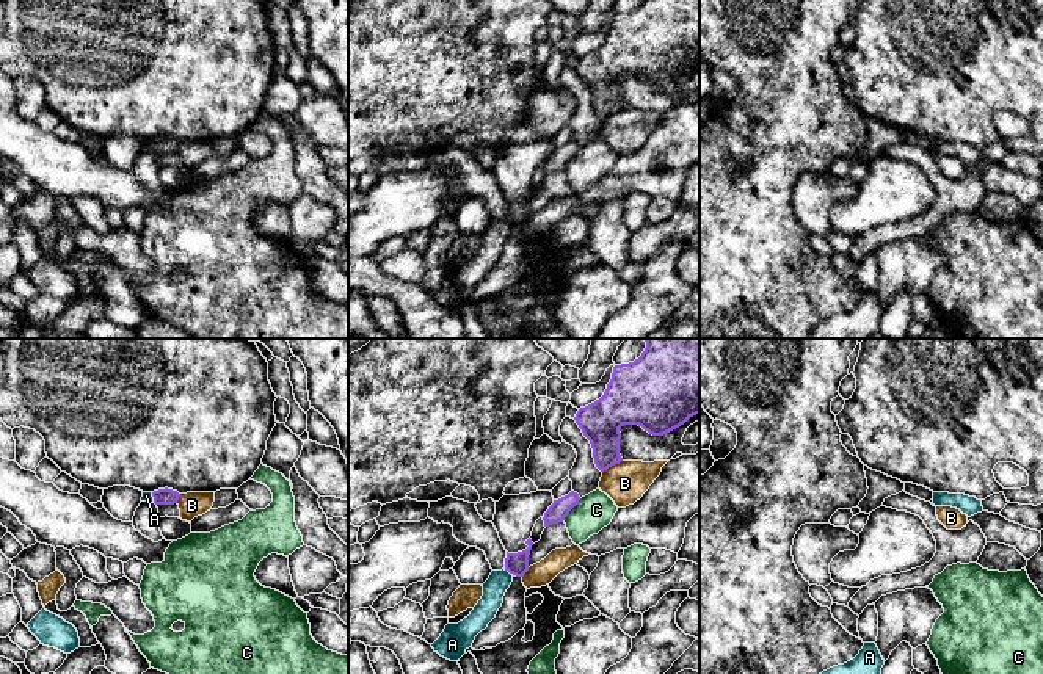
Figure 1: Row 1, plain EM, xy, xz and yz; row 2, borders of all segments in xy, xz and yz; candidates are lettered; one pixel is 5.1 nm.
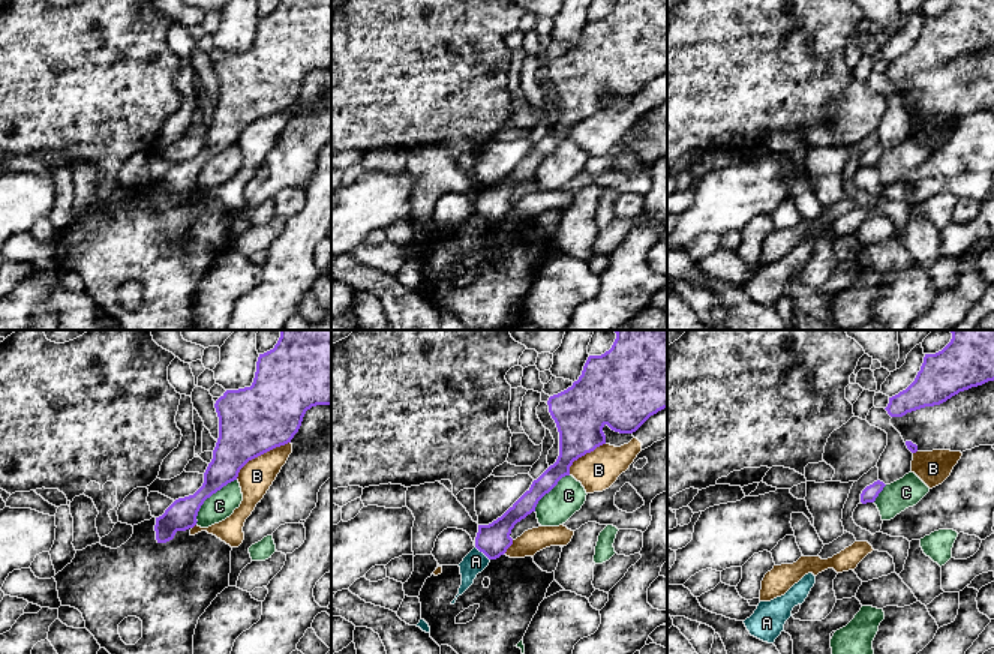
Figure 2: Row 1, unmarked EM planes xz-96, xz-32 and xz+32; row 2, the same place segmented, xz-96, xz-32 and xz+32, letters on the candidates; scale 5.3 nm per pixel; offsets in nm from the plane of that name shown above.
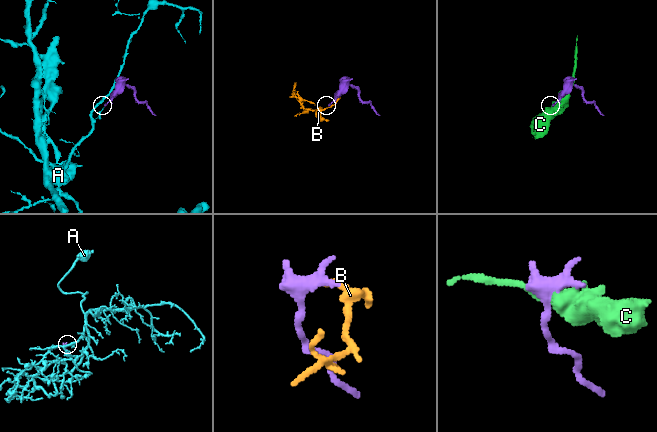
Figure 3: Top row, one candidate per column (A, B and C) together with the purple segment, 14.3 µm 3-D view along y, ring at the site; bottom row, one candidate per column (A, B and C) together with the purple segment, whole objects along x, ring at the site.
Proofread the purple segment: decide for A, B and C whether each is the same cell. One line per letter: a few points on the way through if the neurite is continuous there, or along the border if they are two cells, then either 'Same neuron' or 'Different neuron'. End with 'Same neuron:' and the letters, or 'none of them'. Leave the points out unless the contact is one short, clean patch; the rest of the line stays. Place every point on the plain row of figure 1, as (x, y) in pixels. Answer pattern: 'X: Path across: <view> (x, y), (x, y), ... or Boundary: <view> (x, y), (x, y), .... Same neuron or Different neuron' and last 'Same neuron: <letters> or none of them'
A: Boundary: xz (504, 218), (510, 223). Different neuron
B: Different neuron
C: Different neuron
Same neuron: none of them

